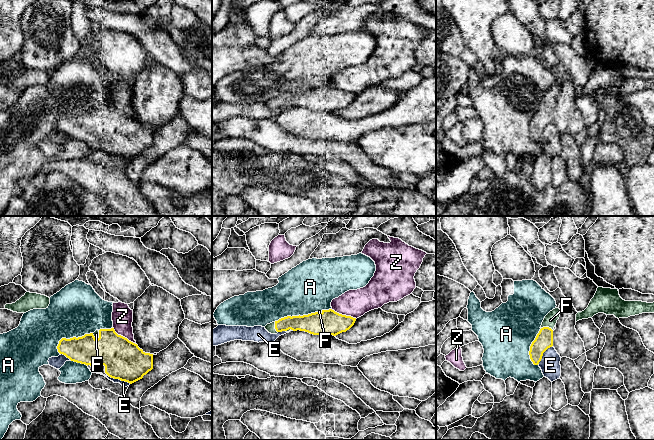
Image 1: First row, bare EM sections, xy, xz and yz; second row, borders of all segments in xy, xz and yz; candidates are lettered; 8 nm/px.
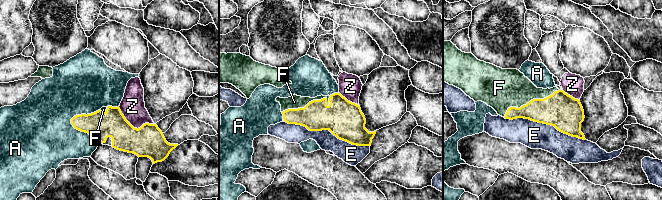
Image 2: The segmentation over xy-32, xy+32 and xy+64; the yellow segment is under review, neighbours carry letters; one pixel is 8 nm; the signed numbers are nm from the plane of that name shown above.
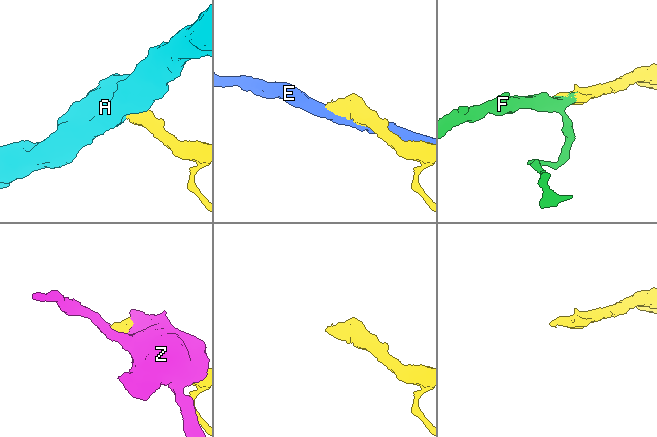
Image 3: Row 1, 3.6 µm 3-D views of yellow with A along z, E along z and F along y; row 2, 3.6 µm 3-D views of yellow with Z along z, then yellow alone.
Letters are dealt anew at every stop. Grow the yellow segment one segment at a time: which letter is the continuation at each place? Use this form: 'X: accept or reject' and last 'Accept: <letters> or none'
A: reject
E: reject
F: accept
Z: reject
Accept: F

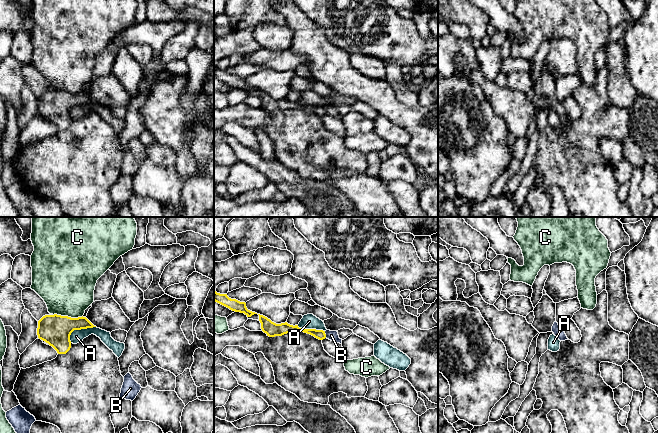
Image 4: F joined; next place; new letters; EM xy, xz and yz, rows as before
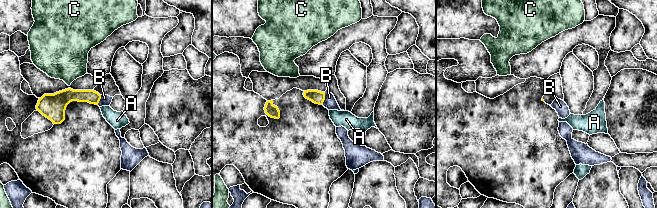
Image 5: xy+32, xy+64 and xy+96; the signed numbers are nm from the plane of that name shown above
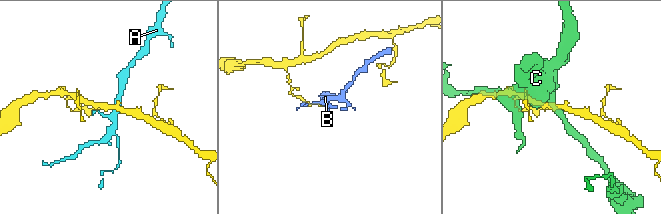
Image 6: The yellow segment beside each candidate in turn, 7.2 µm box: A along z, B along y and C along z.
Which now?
A: reject
B: reject
C: reject
Accept: none

